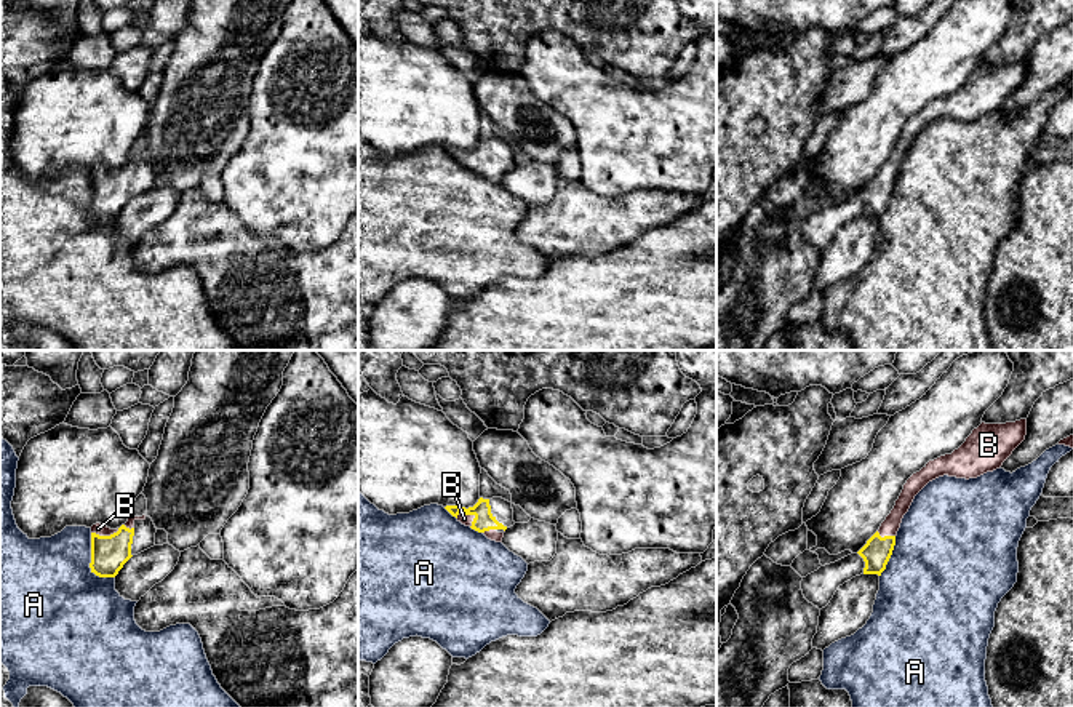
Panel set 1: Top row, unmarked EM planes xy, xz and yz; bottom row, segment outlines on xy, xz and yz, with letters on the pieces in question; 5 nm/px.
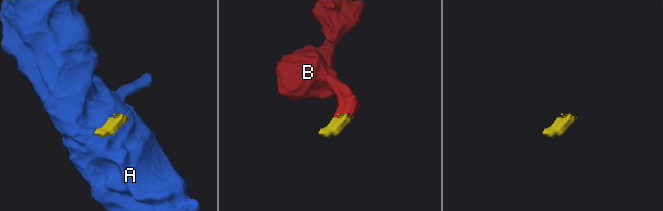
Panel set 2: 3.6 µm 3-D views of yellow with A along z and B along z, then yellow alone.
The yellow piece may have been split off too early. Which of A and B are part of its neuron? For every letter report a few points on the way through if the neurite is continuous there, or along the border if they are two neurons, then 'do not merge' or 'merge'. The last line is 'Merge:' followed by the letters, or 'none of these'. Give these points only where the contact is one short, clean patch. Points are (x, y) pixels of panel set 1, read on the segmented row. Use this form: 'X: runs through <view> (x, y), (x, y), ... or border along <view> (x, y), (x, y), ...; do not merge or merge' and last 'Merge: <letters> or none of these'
A: do not merge
B: runs through xz (483, 520), (466, 514), (464, 519); merge
Merge: B

